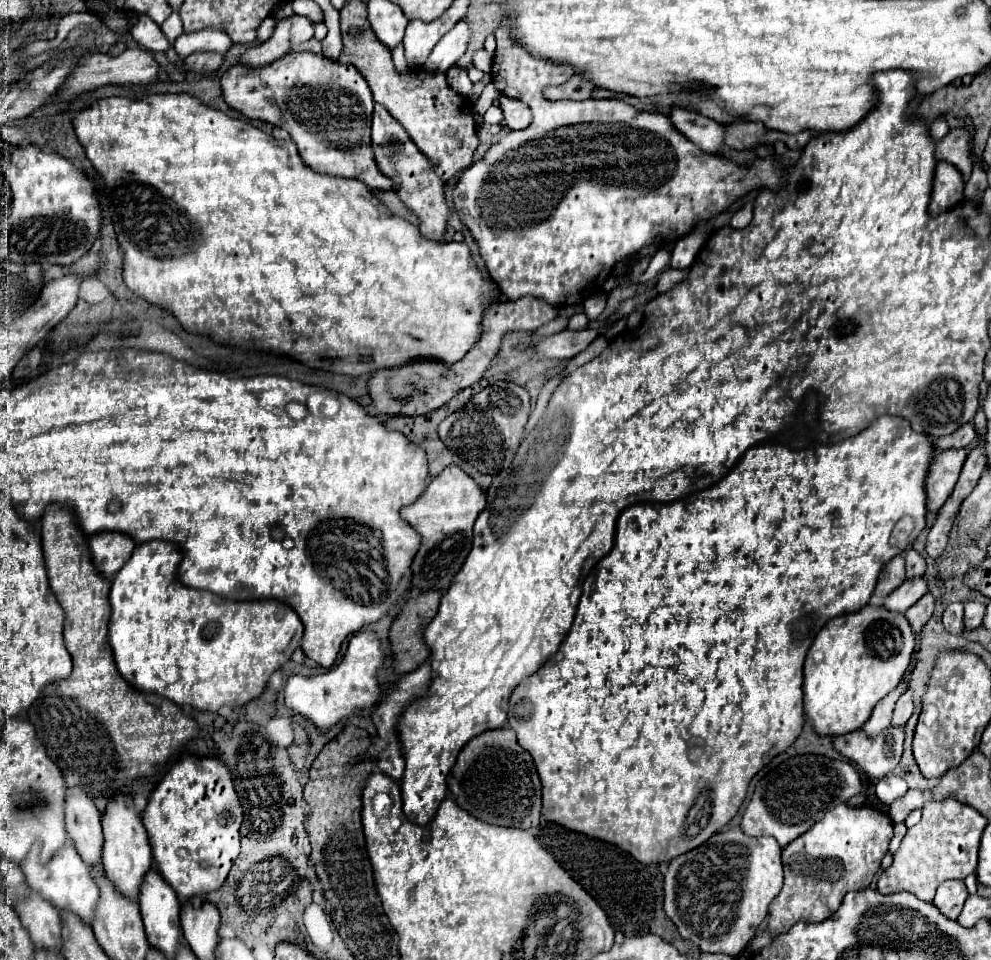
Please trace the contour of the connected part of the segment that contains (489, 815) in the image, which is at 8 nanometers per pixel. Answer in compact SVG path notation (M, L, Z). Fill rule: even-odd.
M510 727L474 737L460 751L448 775L448 789L464 811L486 823L518 829L532 829L540 823L540 779L530 753L516 743L516 733Z

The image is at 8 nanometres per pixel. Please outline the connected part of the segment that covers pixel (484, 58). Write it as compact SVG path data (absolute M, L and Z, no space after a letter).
M480 49L476 55L474 55L474 67L478 67L480 71L484 73L491 73L493 58L485 51Z

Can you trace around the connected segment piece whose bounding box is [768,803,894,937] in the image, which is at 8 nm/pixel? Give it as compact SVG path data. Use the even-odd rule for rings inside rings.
M846 803L834 807L828 811L812 829L808 829L802 837L794 839L784 851L782 851L782 863L784 863L784 887L780 895L770 903L768 913L768 931L776 937L780 933L786 933L794 923L798 921L810 921L818 923L828 919L836 909L840 907L842 899L850 891L866 889L880 869L882 857L888 853L888 843L894 835L894 823L888 815L884 815L880 809L874 807L848 807Z

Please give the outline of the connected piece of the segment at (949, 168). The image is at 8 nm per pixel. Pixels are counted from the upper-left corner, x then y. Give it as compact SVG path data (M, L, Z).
M938 163L934 169L934 183L930 195L930 215L936 217L964 201L964 181L958 169L950 163Z

